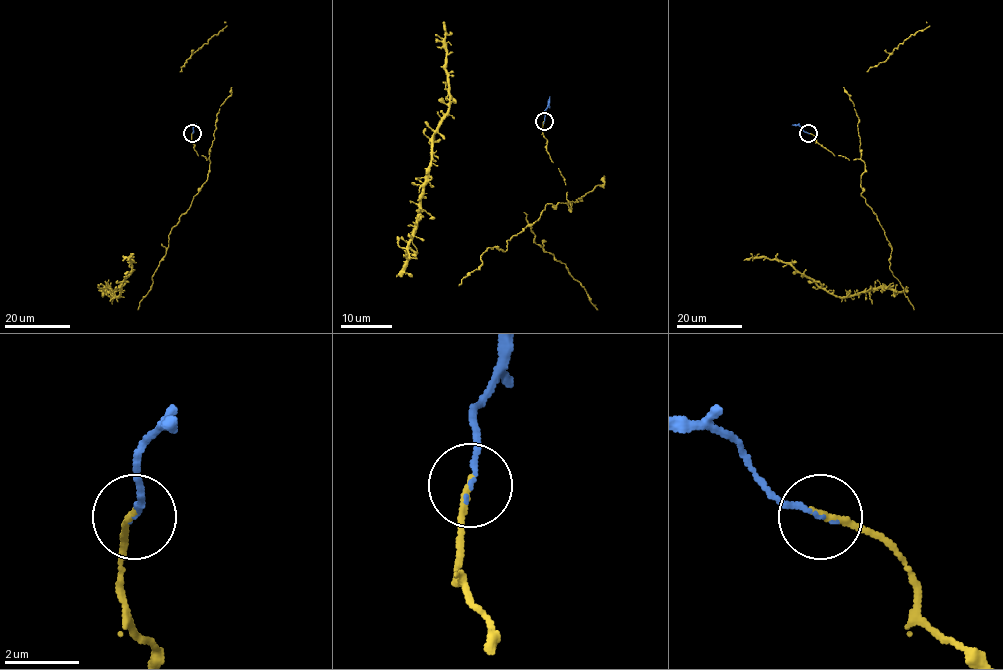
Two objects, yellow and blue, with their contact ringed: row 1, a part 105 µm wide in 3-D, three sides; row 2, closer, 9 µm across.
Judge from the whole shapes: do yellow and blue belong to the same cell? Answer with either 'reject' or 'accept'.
accept

